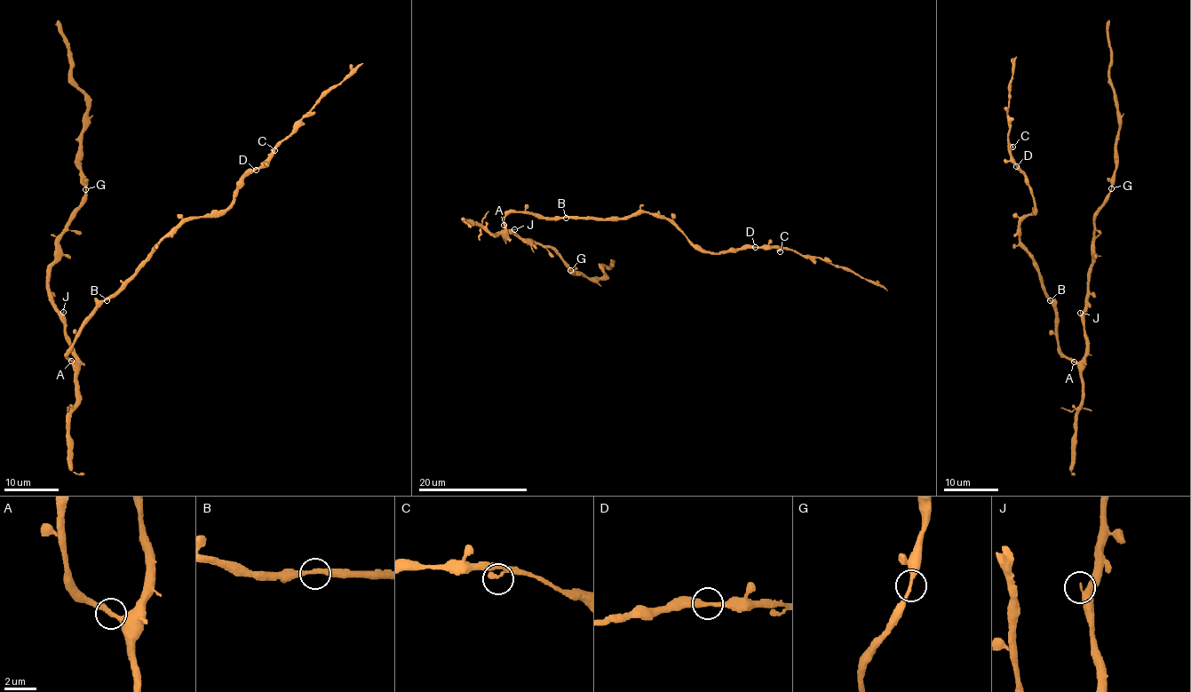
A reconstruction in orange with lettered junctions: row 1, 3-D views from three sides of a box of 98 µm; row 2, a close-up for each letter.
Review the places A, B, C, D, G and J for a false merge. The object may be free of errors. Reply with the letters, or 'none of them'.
none of them

